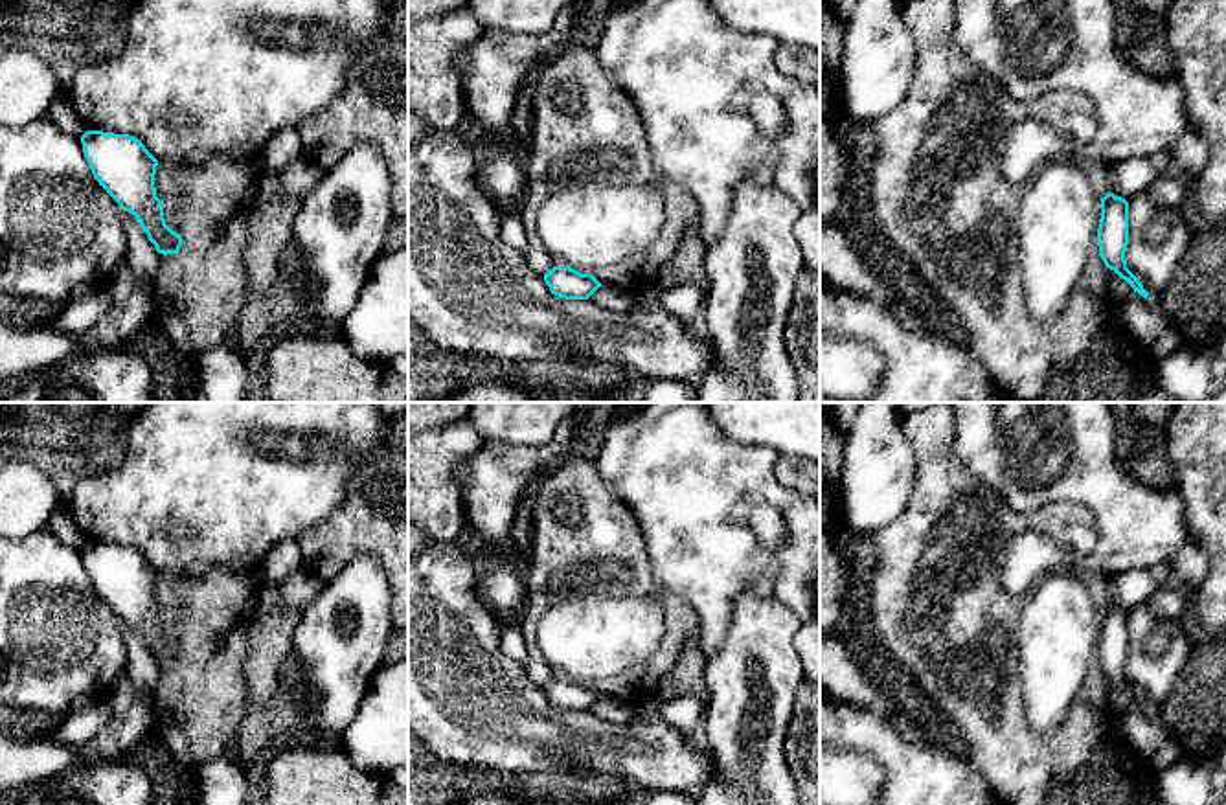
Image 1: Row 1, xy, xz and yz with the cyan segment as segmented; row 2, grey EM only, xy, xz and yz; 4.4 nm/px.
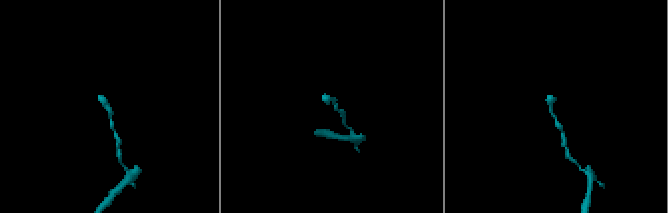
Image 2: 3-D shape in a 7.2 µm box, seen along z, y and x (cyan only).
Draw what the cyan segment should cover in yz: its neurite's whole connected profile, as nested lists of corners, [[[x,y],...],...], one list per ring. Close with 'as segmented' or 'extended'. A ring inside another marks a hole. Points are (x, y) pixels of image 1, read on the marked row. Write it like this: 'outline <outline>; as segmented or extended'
outline [[[1114,193],[1101,198],[1101,219],[1097,228],[1099,255],[1107,268],[1129,281],[1134,292],[1147,300],[1149,292],[1127,268],[1125,250],[1129,244],[1129,202]]]; as segmented

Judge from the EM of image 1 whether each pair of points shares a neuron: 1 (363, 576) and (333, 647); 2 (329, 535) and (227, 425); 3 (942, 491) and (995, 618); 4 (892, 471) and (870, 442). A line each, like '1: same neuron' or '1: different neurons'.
1: same neuron
2: different neurons
3: same neuron
4: same neuron

